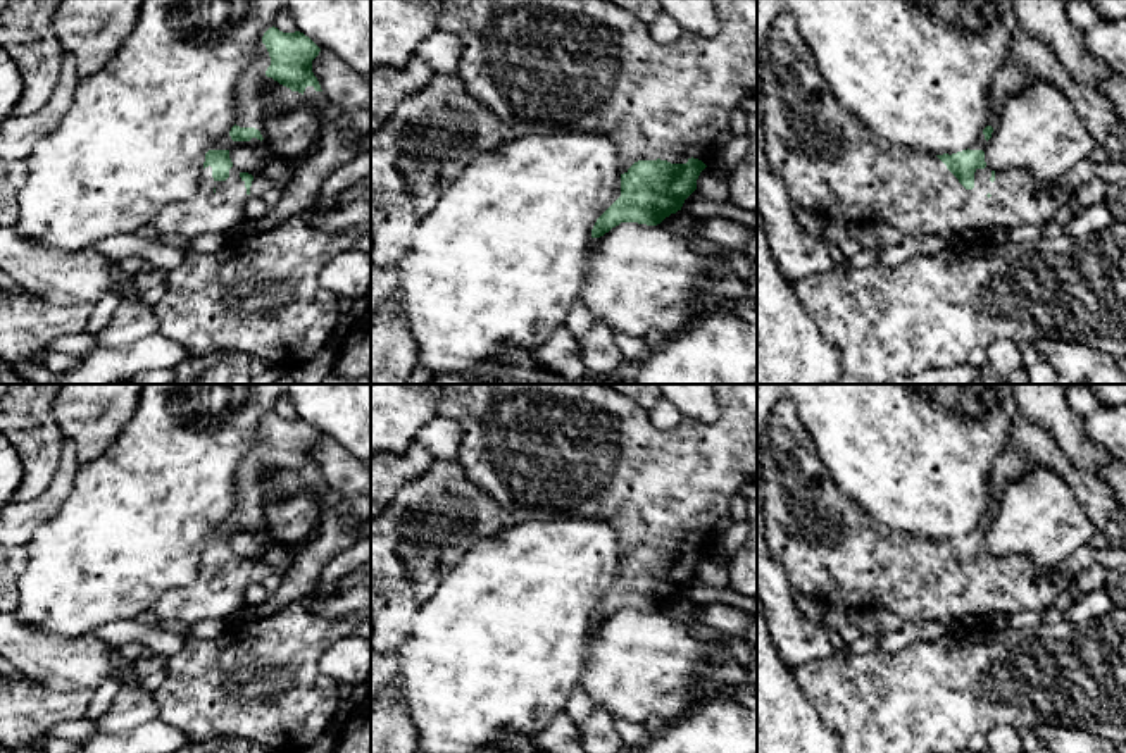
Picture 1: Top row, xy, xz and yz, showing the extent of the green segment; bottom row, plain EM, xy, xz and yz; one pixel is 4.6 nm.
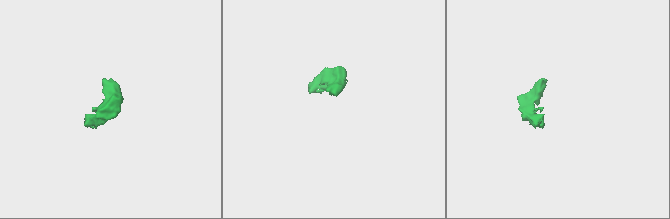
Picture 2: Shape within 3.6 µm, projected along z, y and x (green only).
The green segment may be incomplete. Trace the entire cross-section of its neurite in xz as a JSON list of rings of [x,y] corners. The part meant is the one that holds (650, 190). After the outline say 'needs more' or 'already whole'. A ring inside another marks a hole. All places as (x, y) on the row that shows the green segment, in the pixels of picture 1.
[[[443,0],[436,29],[459,38],[462,45],[459,76],[467,91],[485,109],[498,117],[505,138],[522,138],[531,134],[557,136],[564,133],[590,131],[612,140],[621,165],[621,196],[597,219],[590,238],[590,250],[593,250],[597,240],[621,222],[657,226],[671,214],[681,210],[685,200],[697,190],[700,172],[716,159],[716,136],[731,129],[733,112],[745,98],[754,96],[754,91],[757,90],[757,0],[712,2],[721,24],[719,33],[714,38],[683,33],[679,40],[669,45],[657,43],[648,33],[648,24],[638,21],[612,0]]] | needs more

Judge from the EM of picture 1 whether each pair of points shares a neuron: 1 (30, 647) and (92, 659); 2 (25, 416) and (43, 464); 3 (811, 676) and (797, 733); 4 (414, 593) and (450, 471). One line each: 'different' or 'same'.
1: same
2: same
3: different
4: same

